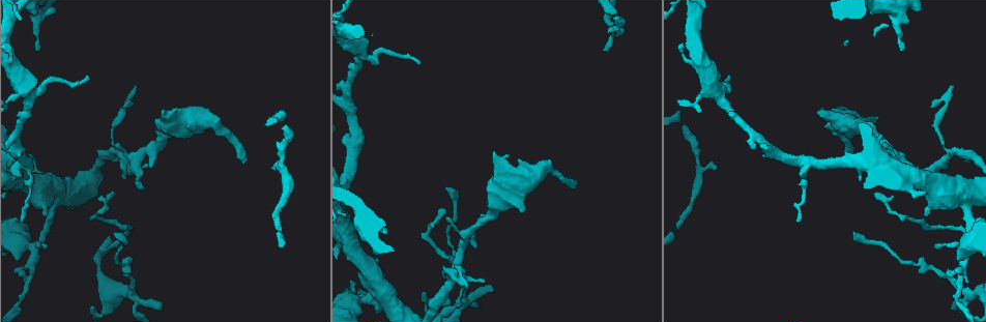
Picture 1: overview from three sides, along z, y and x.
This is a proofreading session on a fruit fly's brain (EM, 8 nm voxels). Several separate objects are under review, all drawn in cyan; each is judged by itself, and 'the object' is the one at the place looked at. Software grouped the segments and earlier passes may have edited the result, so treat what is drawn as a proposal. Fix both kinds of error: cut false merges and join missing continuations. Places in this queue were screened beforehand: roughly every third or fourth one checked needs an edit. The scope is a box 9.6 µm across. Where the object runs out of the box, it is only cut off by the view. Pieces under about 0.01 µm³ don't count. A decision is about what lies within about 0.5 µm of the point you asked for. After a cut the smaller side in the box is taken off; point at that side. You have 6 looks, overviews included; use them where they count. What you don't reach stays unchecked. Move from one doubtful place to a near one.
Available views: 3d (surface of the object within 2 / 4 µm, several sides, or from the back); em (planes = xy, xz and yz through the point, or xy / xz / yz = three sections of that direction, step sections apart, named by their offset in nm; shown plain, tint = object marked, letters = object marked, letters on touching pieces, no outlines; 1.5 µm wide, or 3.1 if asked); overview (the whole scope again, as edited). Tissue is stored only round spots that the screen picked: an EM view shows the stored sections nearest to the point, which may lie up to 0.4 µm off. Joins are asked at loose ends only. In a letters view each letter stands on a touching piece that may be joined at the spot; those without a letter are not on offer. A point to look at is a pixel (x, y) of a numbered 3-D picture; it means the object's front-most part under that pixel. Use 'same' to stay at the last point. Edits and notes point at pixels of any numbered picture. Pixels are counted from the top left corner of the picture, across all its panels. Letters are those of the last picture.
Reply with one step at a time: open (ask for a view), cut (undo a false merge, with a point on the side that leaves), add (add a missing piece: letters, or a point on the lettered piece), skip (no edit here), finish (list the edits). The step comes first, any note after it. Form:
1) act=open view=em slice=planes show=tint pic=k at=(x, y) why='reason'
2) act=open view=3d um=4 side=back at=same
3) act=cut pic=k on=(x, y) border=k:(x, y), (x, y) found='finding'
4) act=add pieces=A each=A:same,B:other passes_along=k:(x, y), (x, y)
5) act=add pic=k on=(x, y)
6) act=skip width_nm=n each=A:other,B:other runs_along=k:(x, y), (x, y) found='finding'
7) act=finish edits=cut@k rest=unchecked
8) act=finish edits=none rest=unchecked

act=open view=3d um=4 pic=1 at=(484, 283)

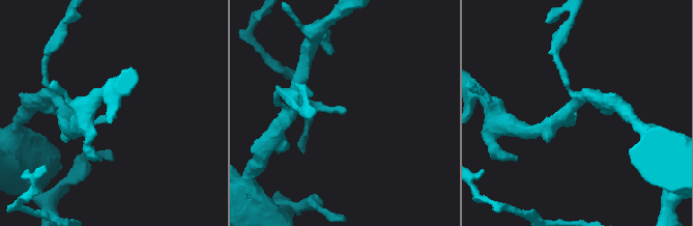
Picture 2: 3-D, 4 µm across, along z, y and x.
act=open view=em slice=planes show=plain pic=2 at=(341, 114) why='shape alone is not enough'

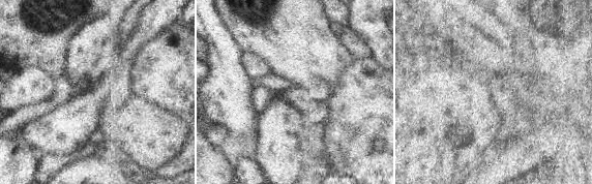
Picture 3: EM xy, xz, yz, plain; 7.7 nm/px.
act=open view=em slice=planes show=letters at=same why='what lies round it'

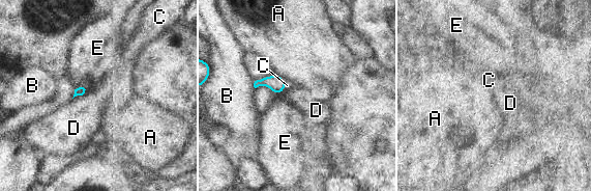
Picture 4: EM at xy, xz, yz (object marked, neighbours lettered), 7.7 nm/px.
act=skip longest_contact=B:150nm each=A:other,B:other,C:other,D:other,E:other border=4:(85, 88), (78, 87), (75, 89) found='no lettered piece goes on from it'

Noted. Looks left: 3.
act=open view=em slice=planes show=plain pic=1 at=(160, 310) why='branch stops here'

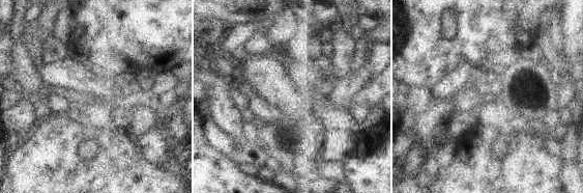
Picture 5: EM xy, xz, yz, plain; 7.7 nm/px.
act=open view=em slice=planes show=letters at=same

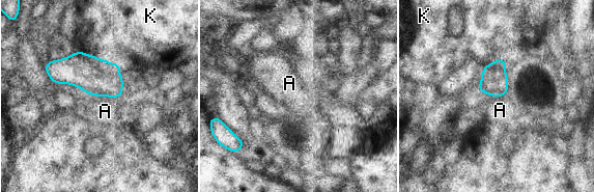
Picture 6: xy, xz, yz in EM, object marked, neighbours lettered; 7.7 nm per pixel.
act=skip each=A:other,K:other border=6:(88, 93), (121, 98) found='no lettered piece goes on from it'

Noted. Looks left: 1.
act=open view=em slice=yz step=4 show=letters pic=1 at=(281, 160) why='a narrow waist'

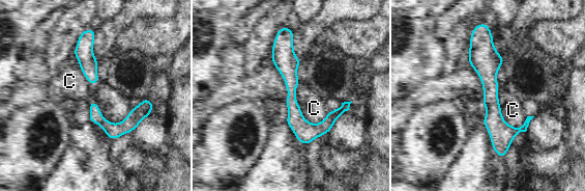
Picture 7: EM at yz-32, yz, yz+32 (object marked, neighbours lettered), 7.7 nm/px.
act=skip each=C:other border=7:(298, 82), (300, 113), (317, 125) found='continuous, no second cell'

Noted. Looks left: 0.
act=finish edits=none rest=unchecked

